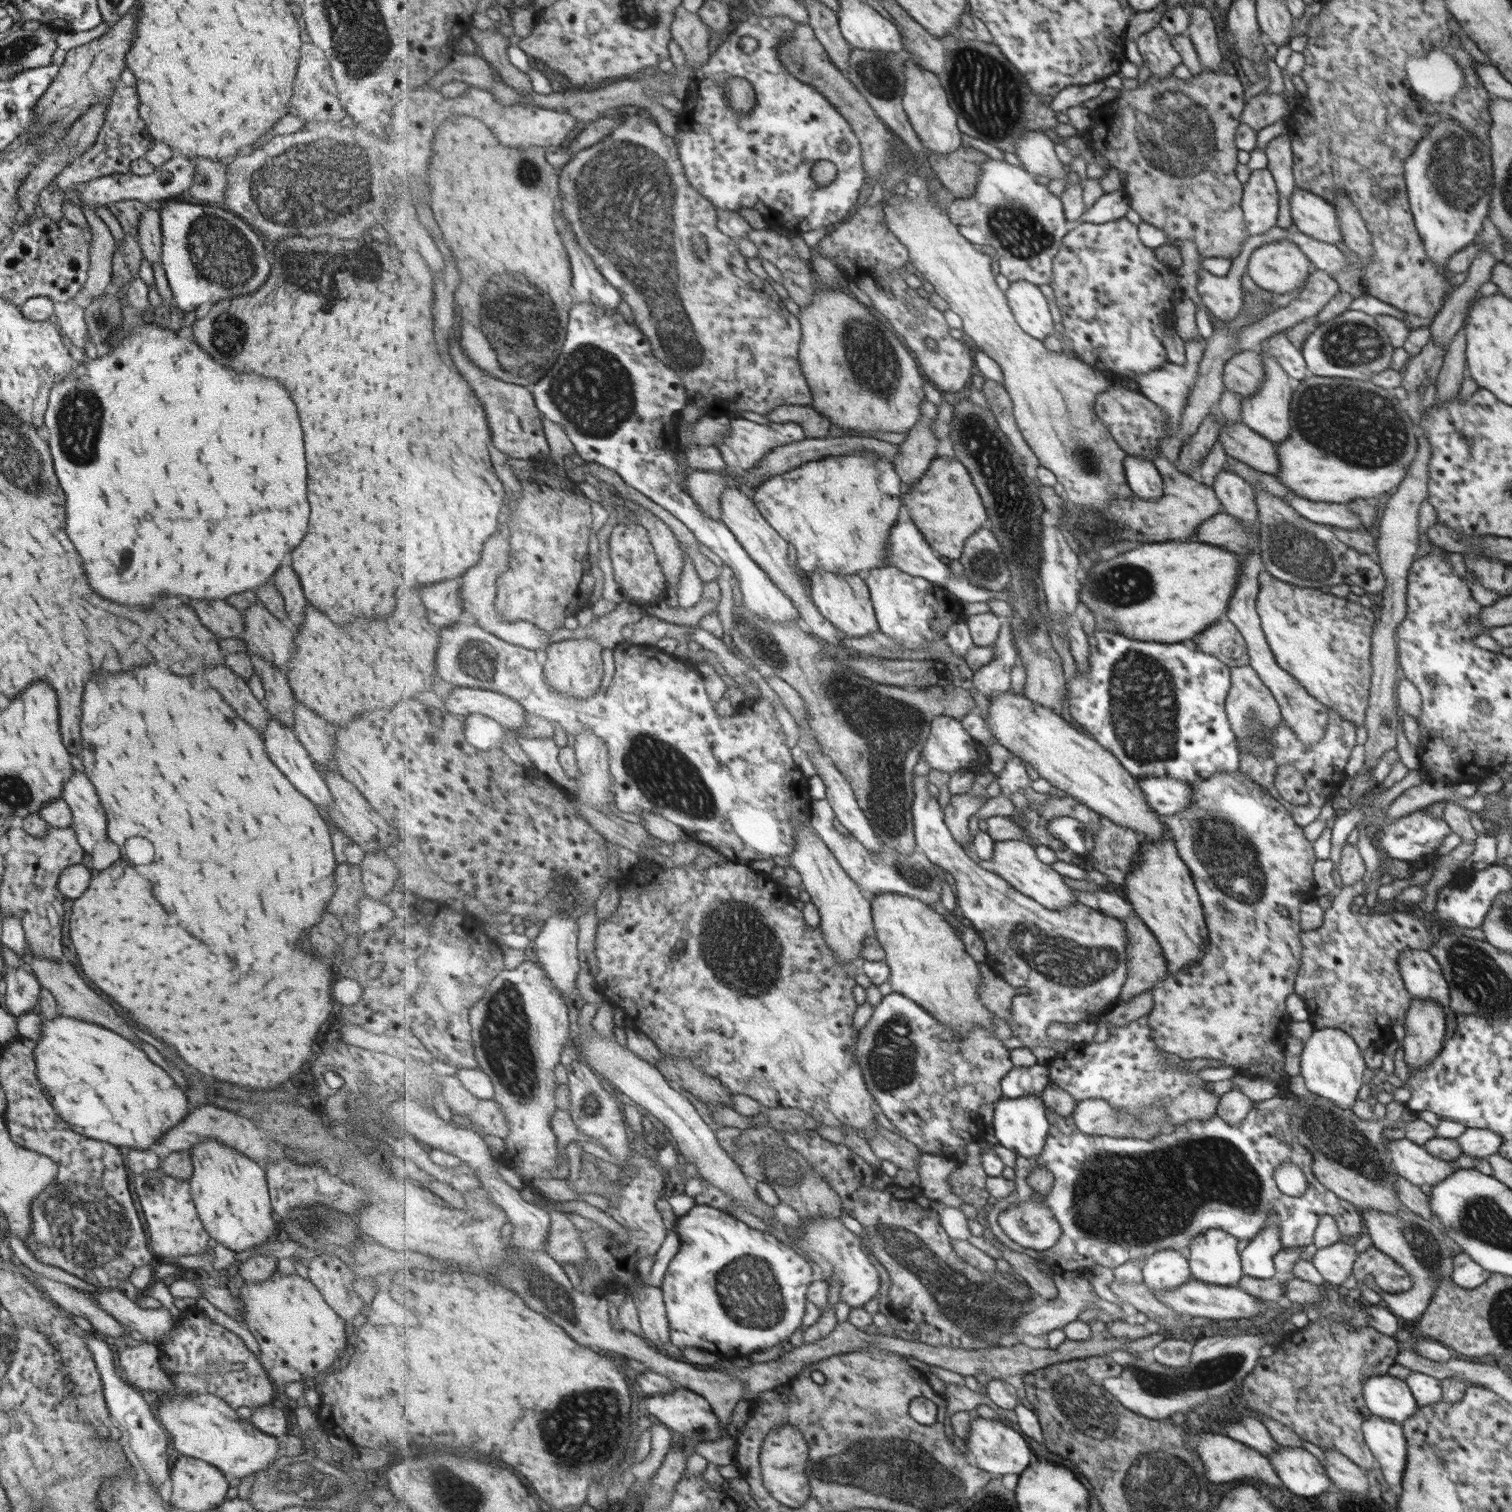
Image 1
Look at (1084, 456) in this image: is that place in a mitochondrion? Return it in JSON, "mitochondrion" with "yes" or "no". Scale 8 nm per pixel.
{"mitochondrion":"yes"}

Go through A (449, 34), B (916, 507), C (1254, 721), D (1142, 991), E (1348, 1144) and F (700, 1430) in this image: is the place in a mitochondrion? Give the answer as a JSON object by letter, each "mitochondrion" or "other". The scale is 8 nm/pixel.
{"A":"other","B":"other","C":"mitochondrion","D":"other","E":"mitochondrion","F":"mitochondrion"}

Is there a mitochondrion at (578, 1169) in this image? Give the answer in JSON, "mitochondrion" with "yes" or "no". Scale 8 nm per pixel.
{"mitochondrion":"no"}

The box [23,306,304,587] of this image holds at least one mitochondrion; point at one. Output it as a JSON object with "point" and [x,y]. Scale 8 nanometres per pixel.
{"point":[78,417]}

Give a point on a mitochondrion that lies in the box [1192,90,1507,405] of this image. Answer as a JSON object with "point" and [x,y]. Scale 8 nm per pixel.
{"point":[1457,170]}

